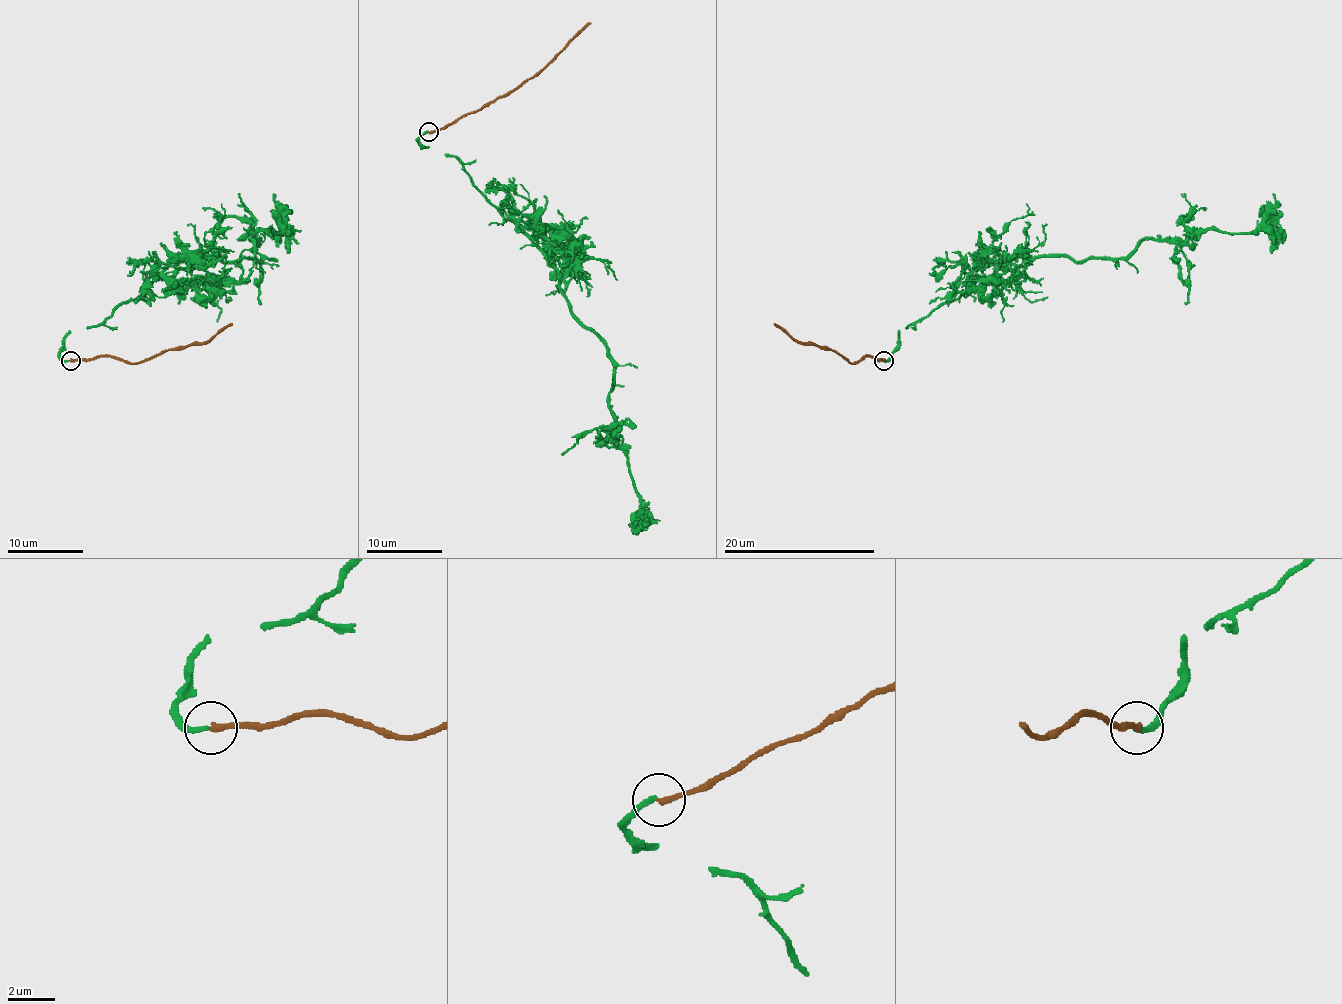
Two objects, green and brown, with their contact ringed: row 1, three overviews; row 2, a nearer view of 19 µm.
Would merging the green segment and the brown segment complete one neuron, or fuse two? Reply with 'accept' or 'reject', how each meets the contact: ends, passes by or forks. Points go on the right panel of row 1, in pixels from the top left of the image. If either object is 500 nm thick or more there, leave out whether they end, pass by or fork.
reject; green ends; brown ends

